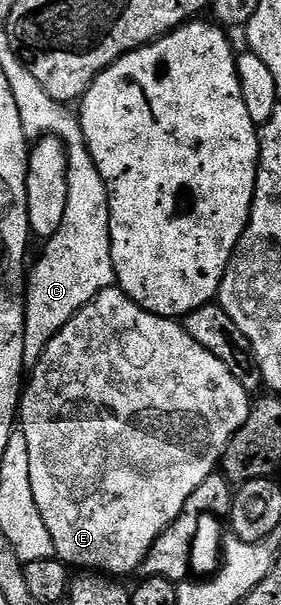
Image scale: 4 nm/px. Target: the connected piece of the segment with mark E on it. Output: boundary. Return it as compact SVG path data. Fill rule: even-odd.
M117 286L105 288L100 295L92 302L84 305L60 329L56 334L56 338L52 338L52 342L48 342L48 346L44 350L40 362L33 368L31 376L34 377L31 380L29 377L25 381L24 391L20 397L20 430L24 434L24 438L28 438L28 470L32 474L32 494L36 497L36 506L40 506L40 518L44 518L44 526L48 526L48 534L52 534L52 542L54 543L57 559L61 560L67 566L75 564L78 570L93 570L95 573L105 574L111 578L124 578L122 576L128 575L129 572L137 573L142 567L144 558L152 550L156 538L160 538L160 534L164 534L166 527L178 517L180 510L184 510L184 502L188 502L188 498L192 498L192 494L196 494L196 490L200 486L200 482L204 482L204 478L215 475L216 469L221 465L222 455L232 438L232 434L236 434L236 430L240 430L240 426L244 426L244 422L250 417L251 393L246 392L244 386L240 386L240 382L236 382L236 378L232 378L232 373L224 367L224 362L220 362L220 358L216 358L216 354L208 354L208 350L204 350L204 346L200 346L200 342L196 342L196 338L189 336L185 327L177 319L145 312L135 300L129 300L122 293L122 289Z

